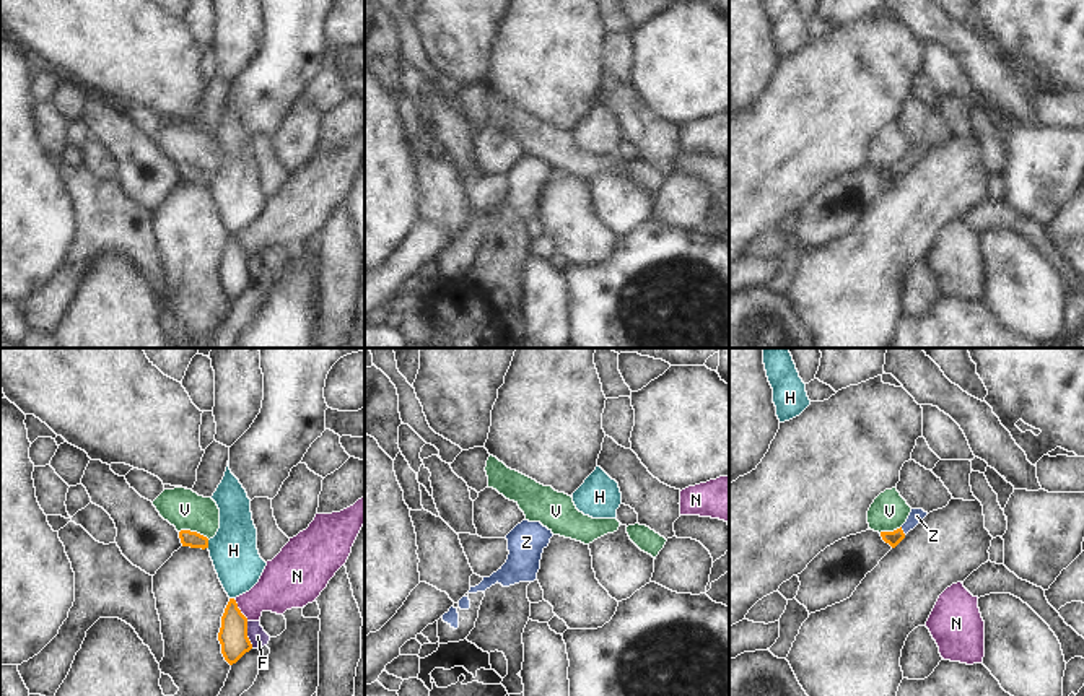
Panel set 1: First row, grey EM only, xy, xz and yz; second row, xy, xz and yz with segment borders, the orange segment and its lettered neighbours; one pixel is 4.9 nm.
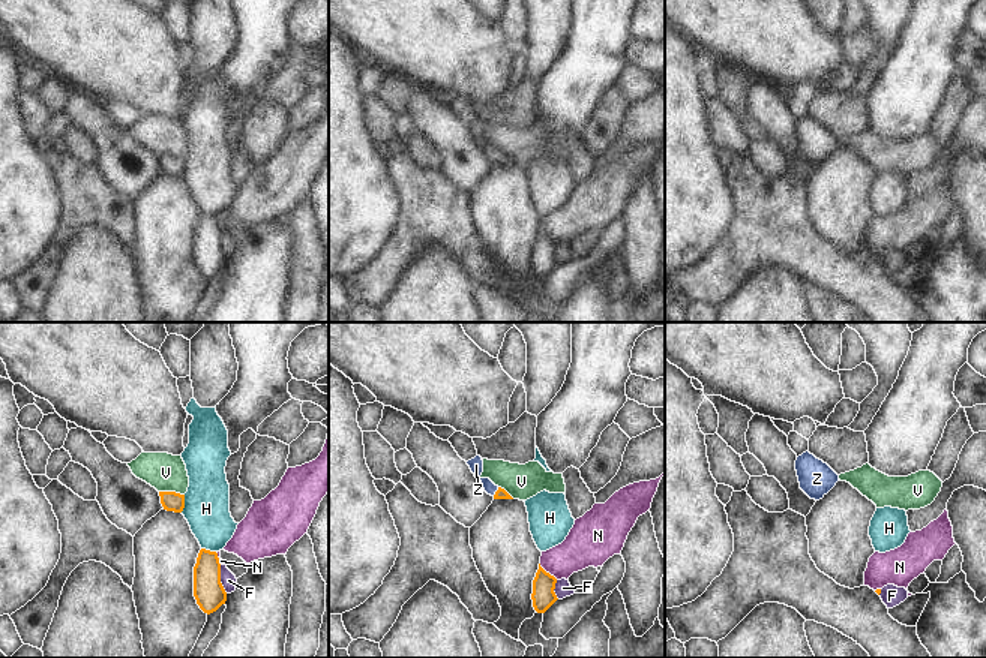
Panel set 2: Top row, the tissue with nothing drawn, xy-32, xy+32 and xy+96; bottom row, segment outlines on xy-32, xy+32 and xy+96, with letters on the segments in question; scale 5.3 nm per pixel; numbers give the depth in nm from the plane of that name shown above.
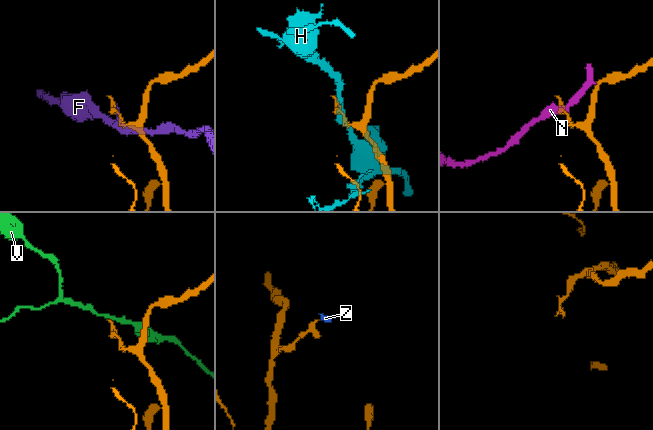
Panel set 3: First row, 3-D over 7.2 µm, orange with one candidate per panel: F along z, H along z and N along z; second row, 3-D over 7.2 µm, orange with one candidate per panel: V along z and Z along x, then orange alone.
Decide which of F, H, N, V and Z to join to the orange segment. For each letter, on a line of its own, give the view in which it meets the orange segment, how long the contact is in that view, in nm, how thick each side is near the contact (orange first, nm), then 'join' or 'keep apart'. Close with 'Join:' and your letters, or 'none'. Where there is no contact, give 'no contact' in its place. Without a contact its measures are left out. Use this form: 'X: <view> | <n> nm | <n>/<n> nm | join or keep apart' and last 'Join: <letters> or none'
F: xy | 140 nm | 140/90 nm | keep apart
H: xy | 40 nm | 80/240 nm | keep apart
N: xy | 130 nm | 140/240 nm | keep apart
V: xy | 160 nm | 80/200 nm | keep apart
Z: yz | 50 nm | 70/70 nm | join
Join: Z

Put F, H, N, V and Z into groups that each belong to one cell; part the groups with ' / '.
F / H / N / V / Z

